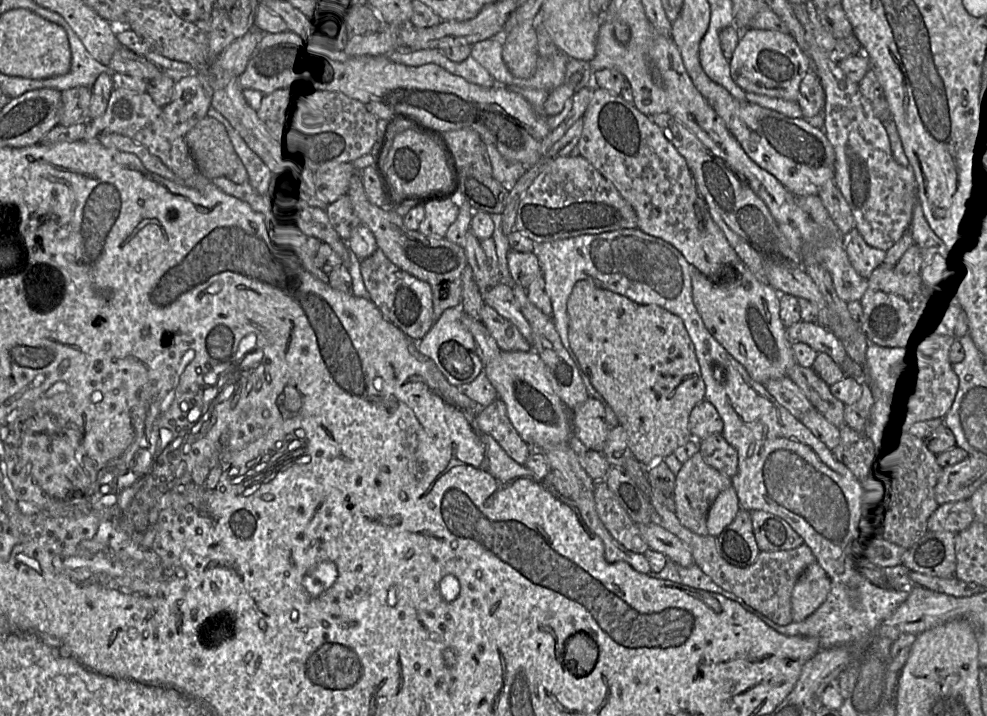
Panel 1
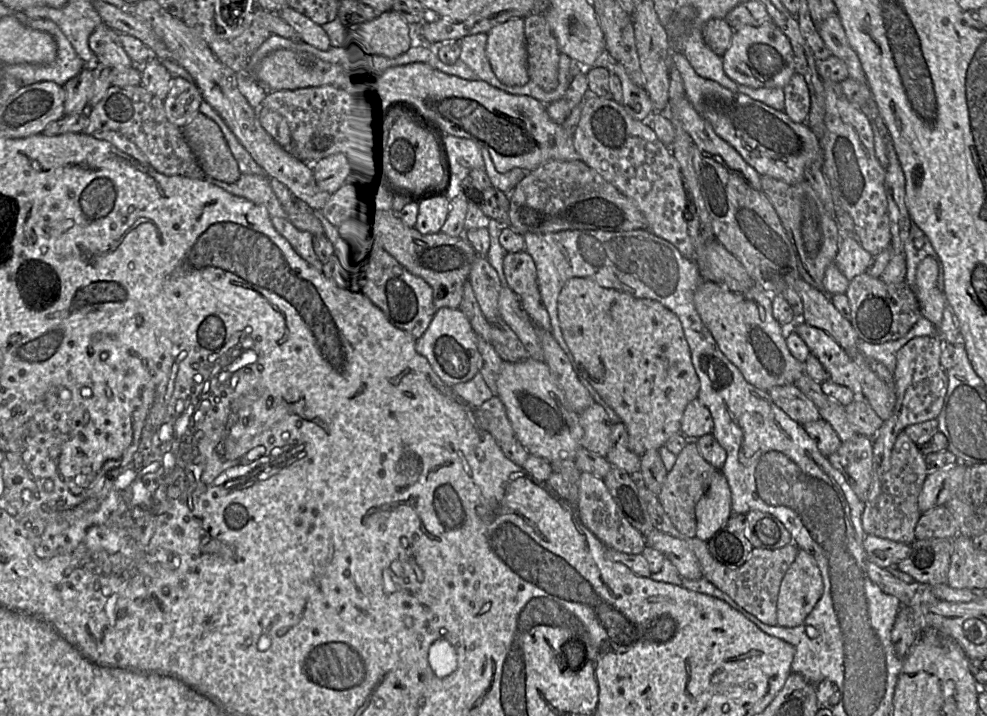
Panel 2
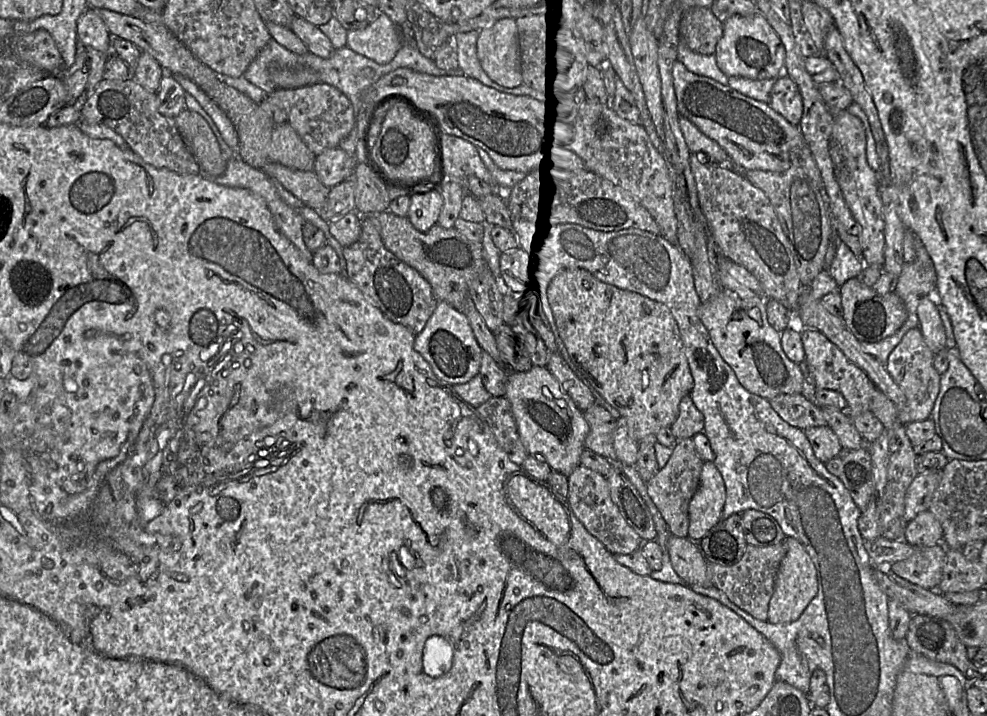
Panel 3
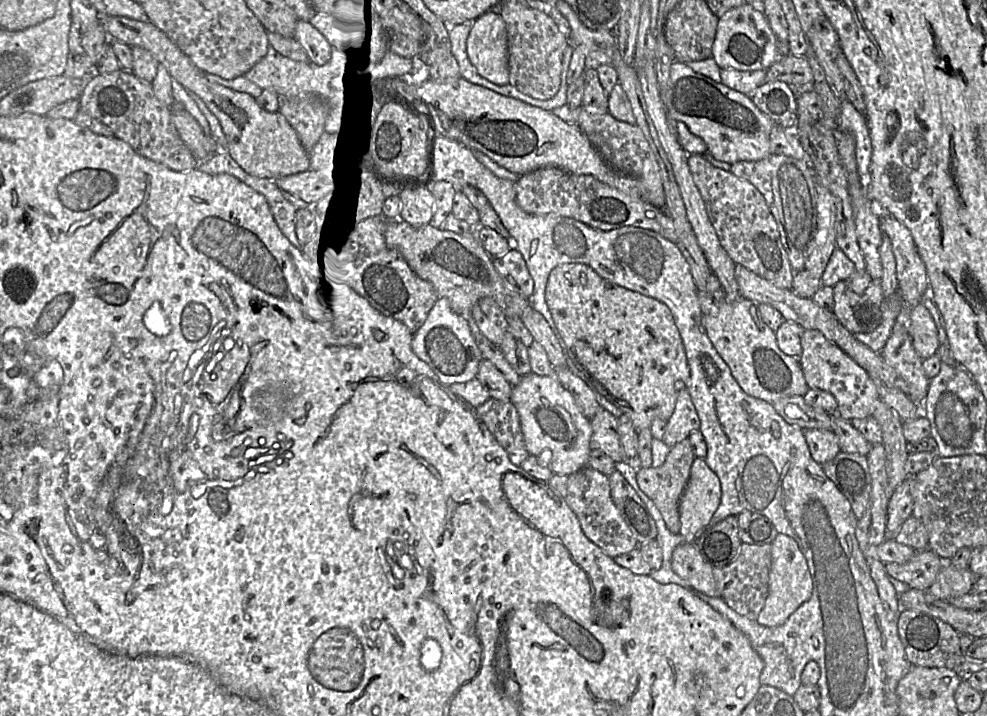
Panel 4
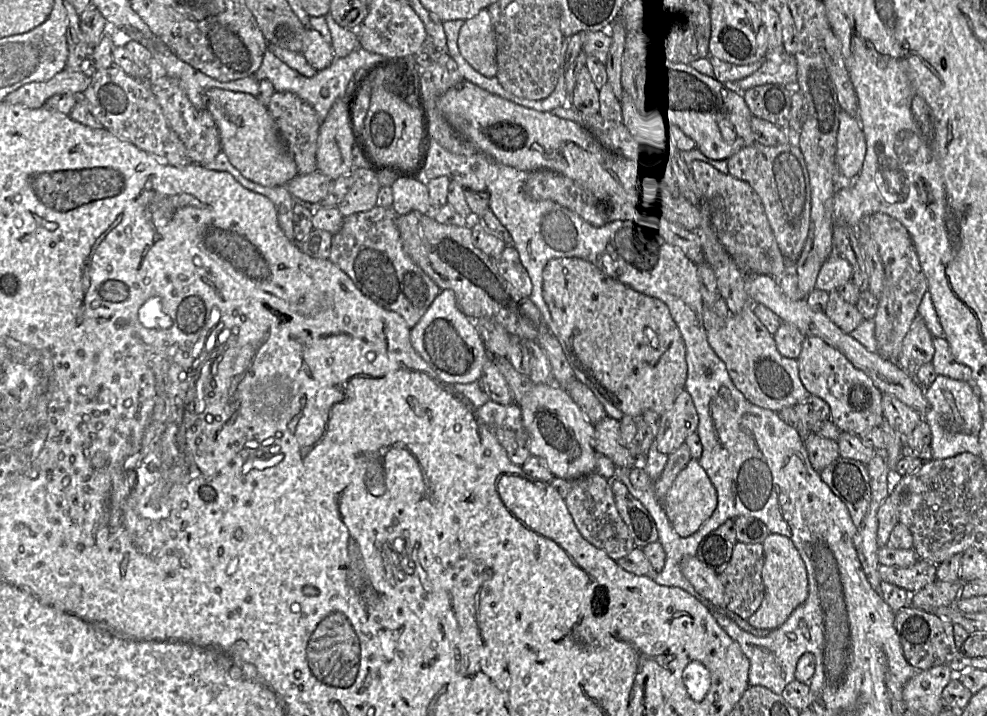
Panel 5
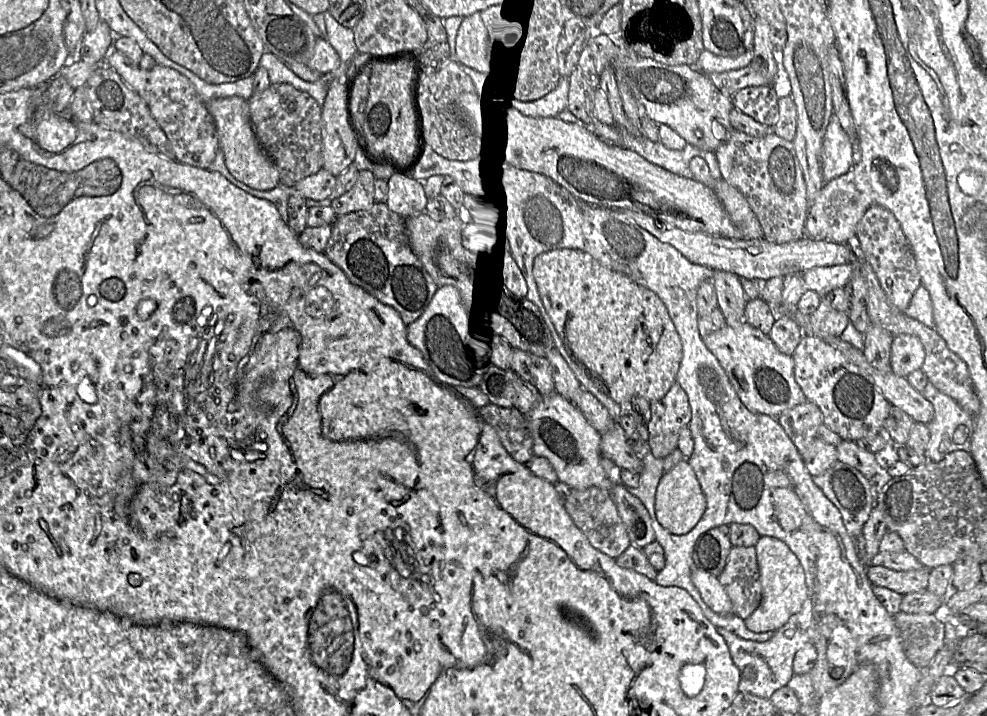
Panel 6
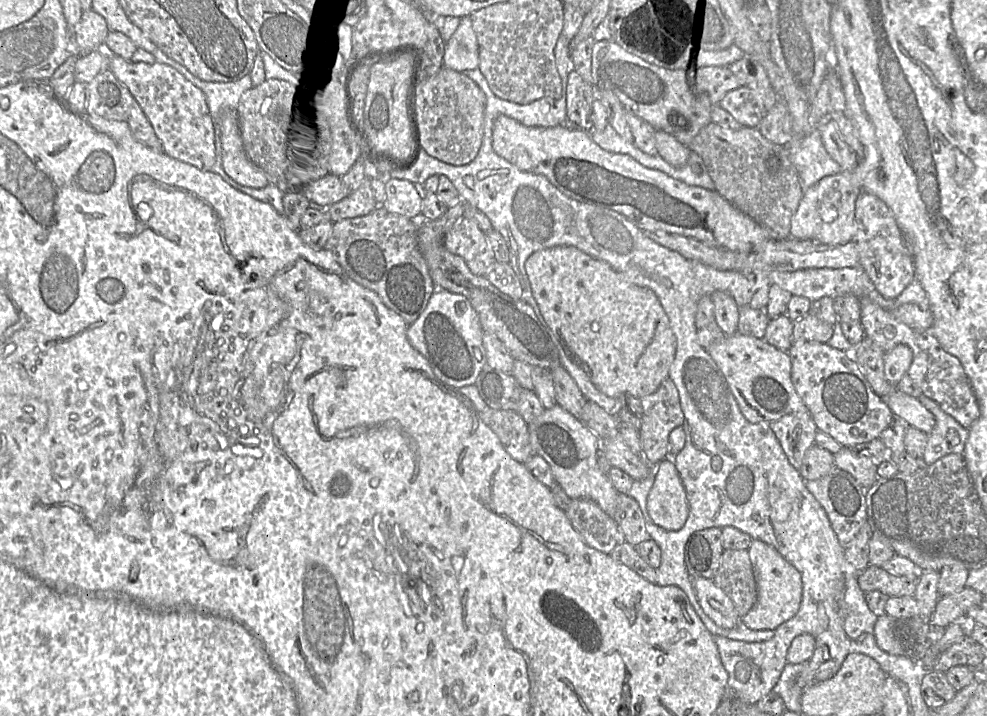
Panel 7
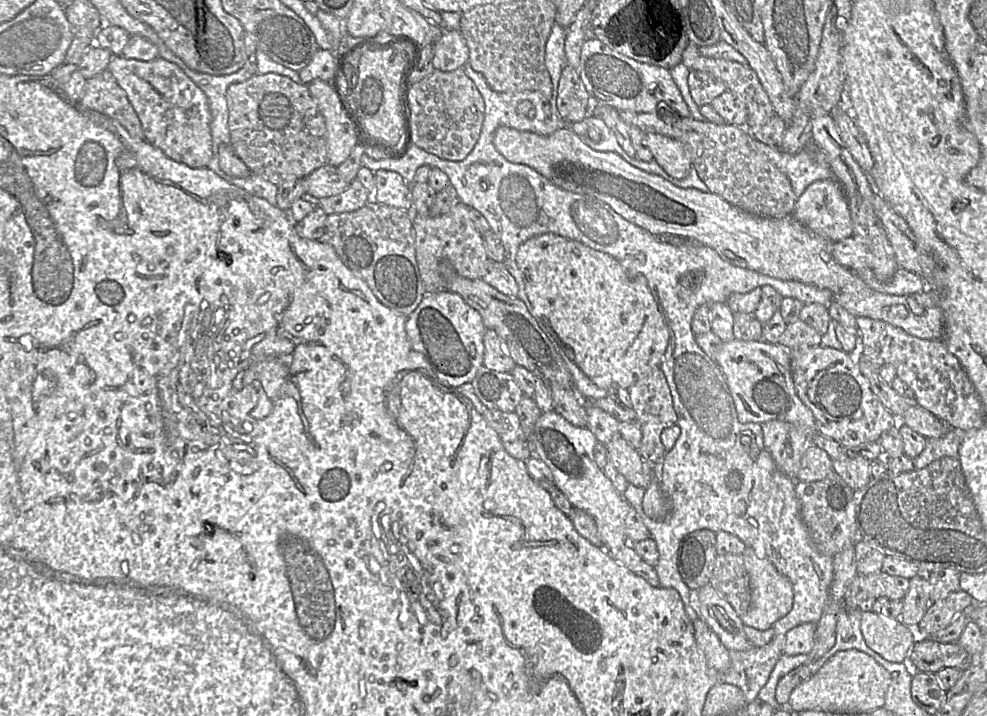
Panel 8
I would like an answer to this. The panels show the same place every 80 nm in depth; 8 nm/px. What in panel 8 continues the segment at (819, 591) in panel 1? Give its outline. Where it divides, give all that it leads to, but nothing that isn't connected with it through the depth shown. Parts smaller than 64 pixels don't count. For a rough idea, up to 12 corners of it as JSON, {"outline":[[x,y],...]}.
{"outline":[[746,547],[741,555],[751,588],[741,620],[773,628],[792,609],[792,583]]}

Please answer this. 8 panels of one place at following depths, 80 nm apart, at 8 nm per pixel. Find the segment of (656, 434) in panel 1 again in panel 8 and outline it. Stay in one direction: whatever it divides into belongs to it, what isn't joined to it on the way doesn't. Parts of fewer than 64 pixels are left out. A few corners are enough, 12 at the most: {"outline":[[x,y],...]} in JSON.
{"outline":[[551,233],[516,263],[541,329],[597,387],[659,368],[643,276]]}

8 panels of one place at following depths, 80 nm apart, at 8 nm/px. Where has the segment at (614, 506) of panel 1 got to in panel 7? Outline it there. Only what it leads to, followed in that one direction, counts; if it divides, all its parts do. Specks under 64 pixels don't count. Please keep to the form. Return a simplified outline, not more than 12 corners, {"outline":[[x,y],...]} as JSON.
{"outline":[[593,501],[564,512],[584,541],[610,554],[625,541],[619,524]]}

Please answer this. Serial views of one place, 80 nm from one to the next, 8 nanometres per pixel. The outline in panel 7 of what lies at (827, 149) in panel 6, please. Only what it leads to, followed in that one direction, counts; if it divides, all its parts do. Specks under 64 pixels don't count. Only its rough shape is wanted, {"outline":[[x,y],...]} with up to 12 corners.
{"outline":[[820,130],[795,148],[783,146],[804,192],[842,172]]}

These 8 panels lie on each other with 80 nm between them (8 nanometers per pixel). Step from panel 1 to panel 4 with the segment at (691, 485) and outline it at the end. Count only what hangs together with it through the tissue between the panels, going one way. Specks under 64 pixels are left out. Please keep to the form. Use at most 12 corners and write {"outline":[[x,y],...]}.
{"outline":[[689,439],[662,466],[637,467],[638,486],[680,534],[679,503],[695,458]]}

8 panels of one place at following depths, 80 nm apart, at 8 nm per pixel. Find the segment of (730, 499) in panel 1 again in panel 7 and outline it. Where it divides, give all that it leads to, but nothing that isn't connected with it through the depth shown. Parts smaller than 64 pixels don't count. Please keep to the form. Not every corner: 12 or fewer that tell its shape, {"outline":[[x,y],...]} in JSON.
{"outline":[[671,458],[657,464],[647,511],[657,526],[680,530],[686,491]]}

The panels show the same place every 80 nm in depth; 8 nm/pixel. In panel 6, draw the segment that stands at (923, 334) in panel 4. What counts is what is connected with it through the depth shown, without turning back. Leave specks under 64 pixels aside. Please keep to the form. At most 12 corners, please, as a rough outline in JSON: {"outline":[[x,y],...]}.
{"outline":[[918,337],[893,340],[891,372],[906,377],[920,369],[925,350]]}

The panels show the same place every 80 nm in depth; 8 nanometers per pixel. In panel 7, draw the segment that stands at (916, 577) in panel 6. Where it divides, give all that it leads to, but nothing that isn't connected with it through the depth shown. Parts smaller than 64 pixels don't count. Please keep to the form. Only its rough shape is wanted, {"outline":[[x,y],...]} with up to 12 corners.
{"outline":[[869,565],[858,575],[864,593],[914,596],[918,579]]}

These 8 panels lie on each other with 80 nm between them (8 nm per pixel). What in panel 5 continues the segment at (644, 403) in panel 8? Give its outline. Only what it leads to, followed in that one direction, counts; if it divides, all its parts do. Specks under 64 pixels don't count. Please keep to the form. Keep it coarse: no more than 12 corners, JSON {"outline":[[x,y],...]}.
{"outline":[[687,390],[660,415],[657,449],[677,450],[698,414]]}

